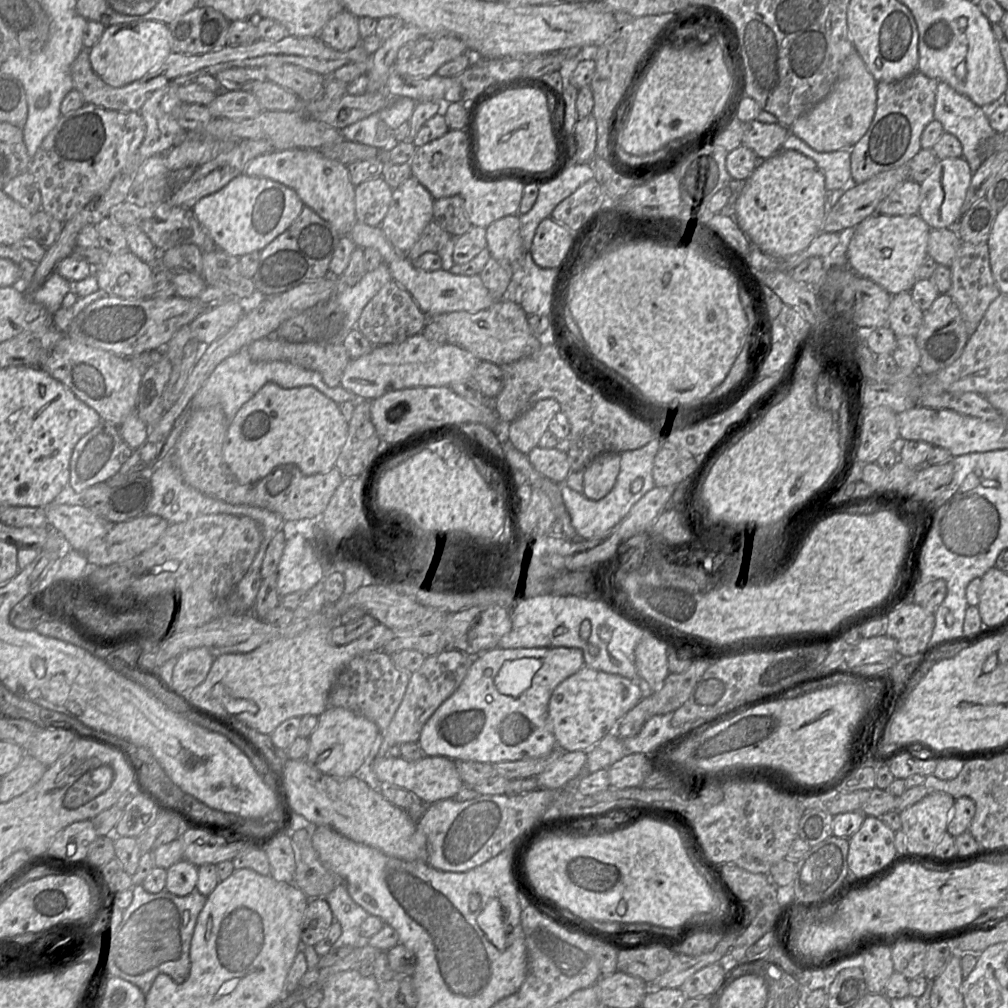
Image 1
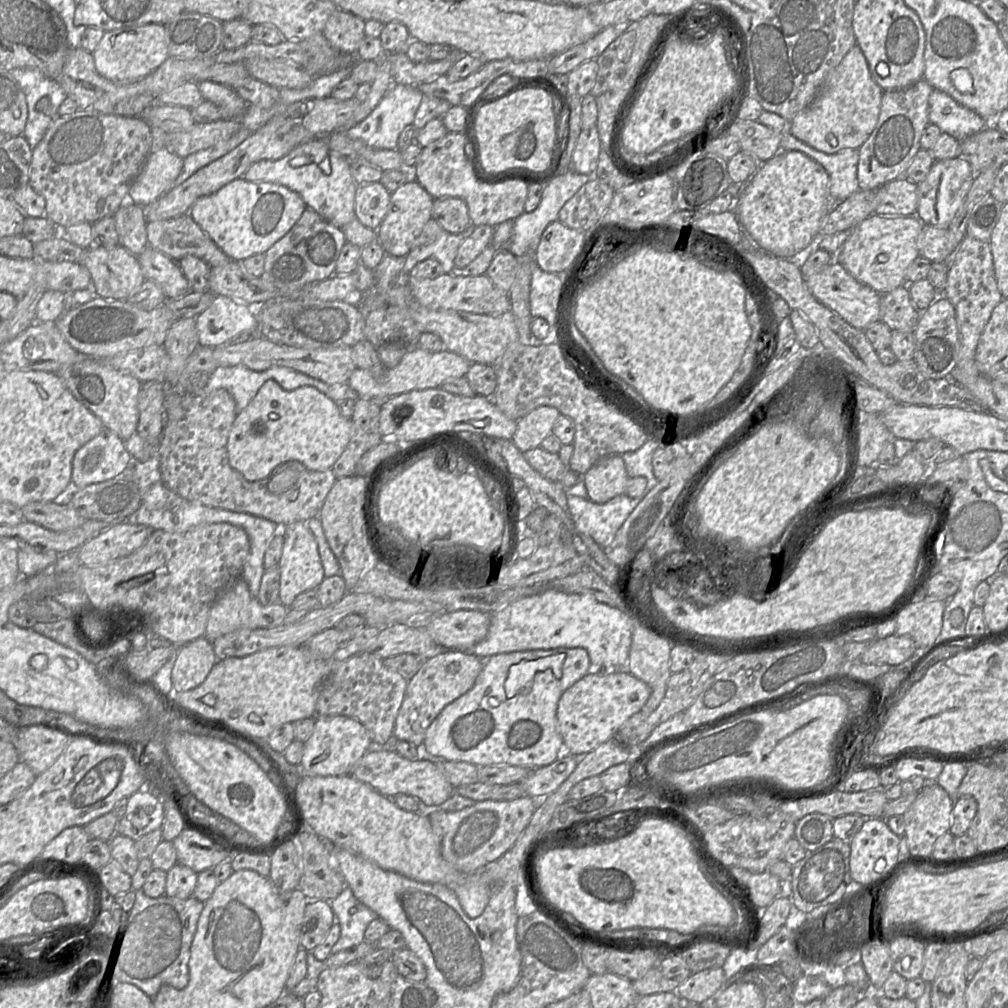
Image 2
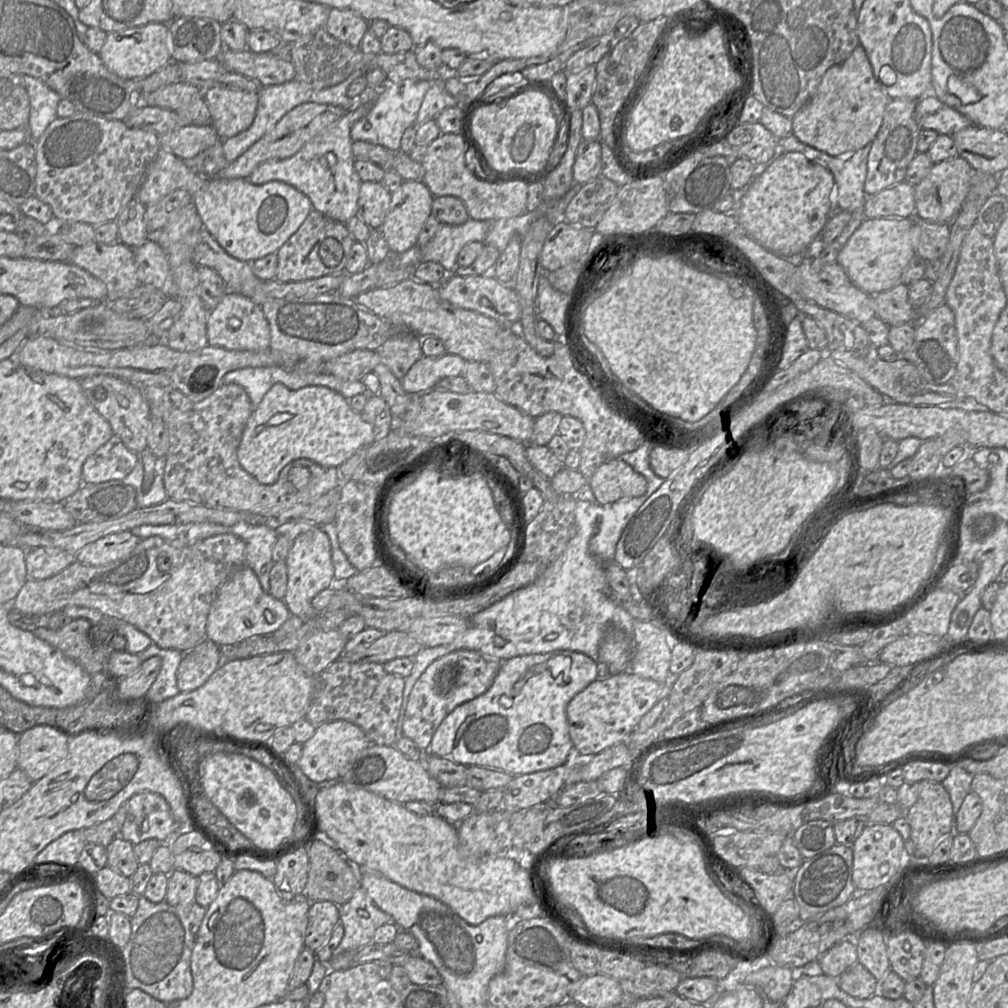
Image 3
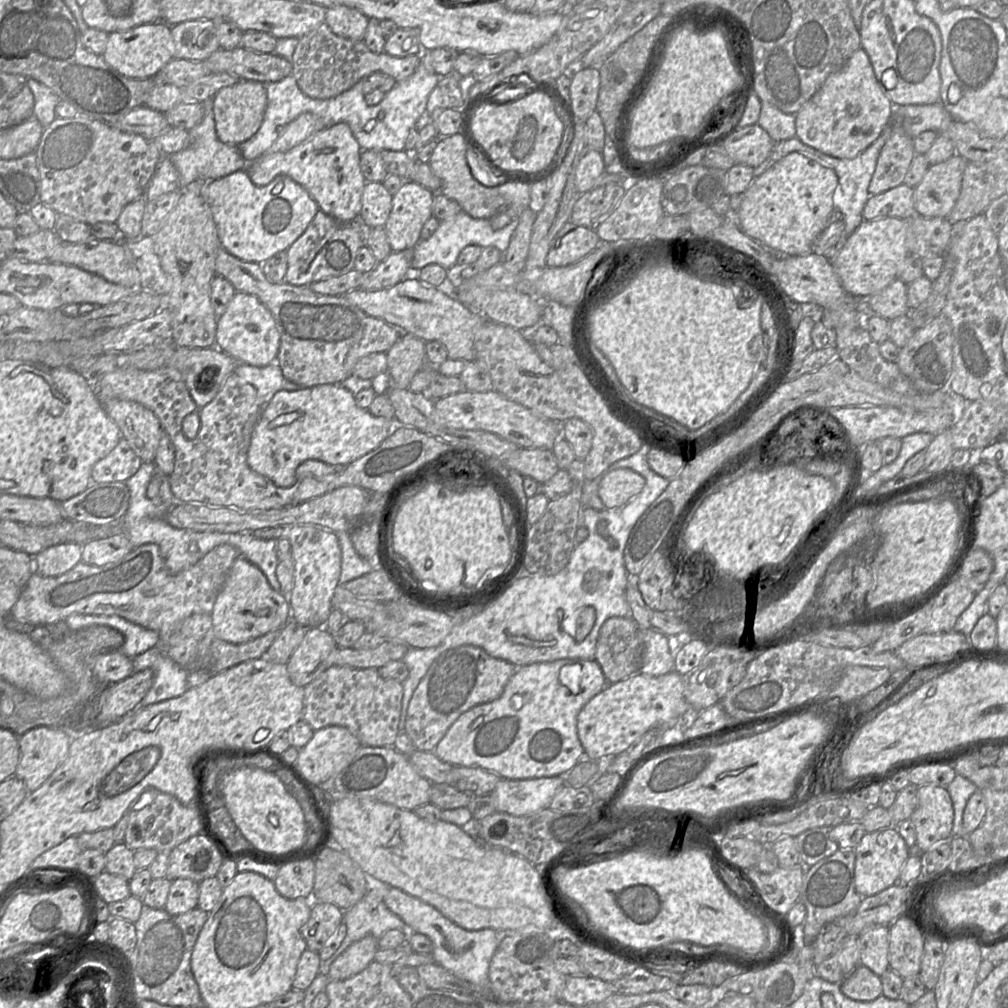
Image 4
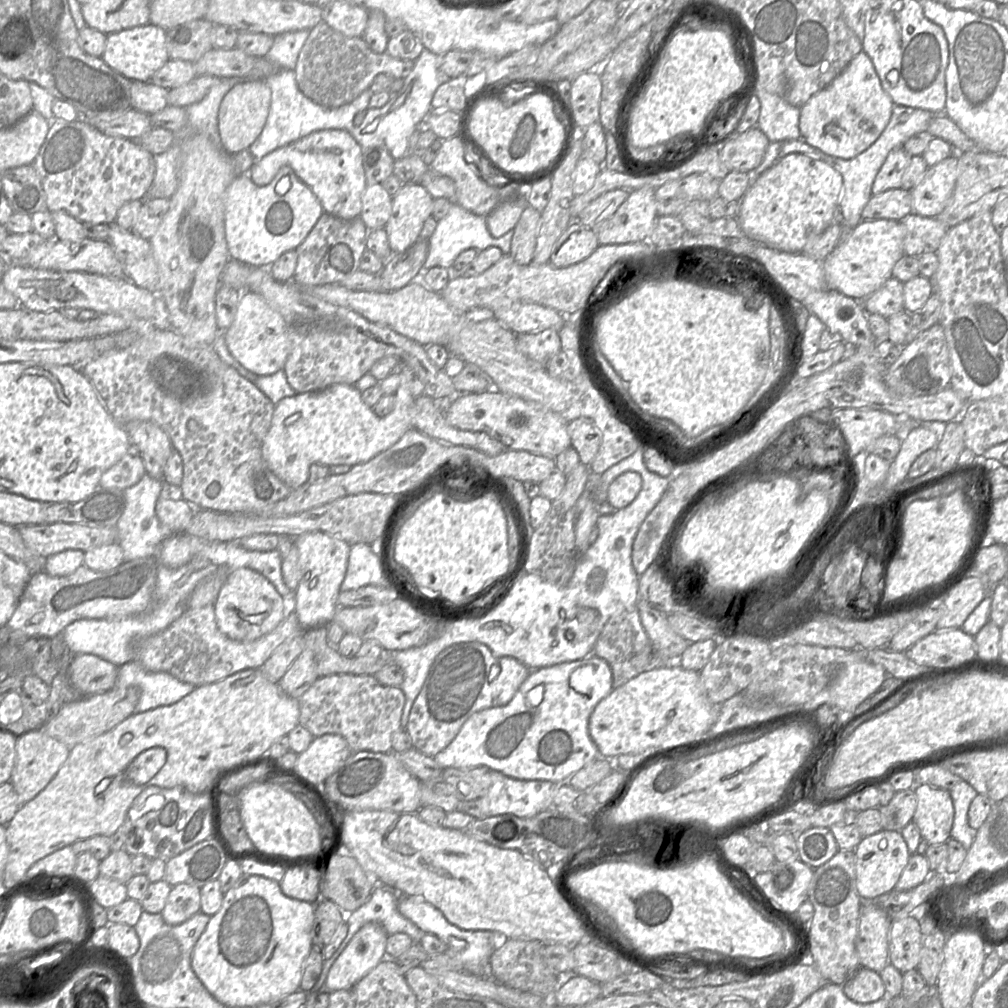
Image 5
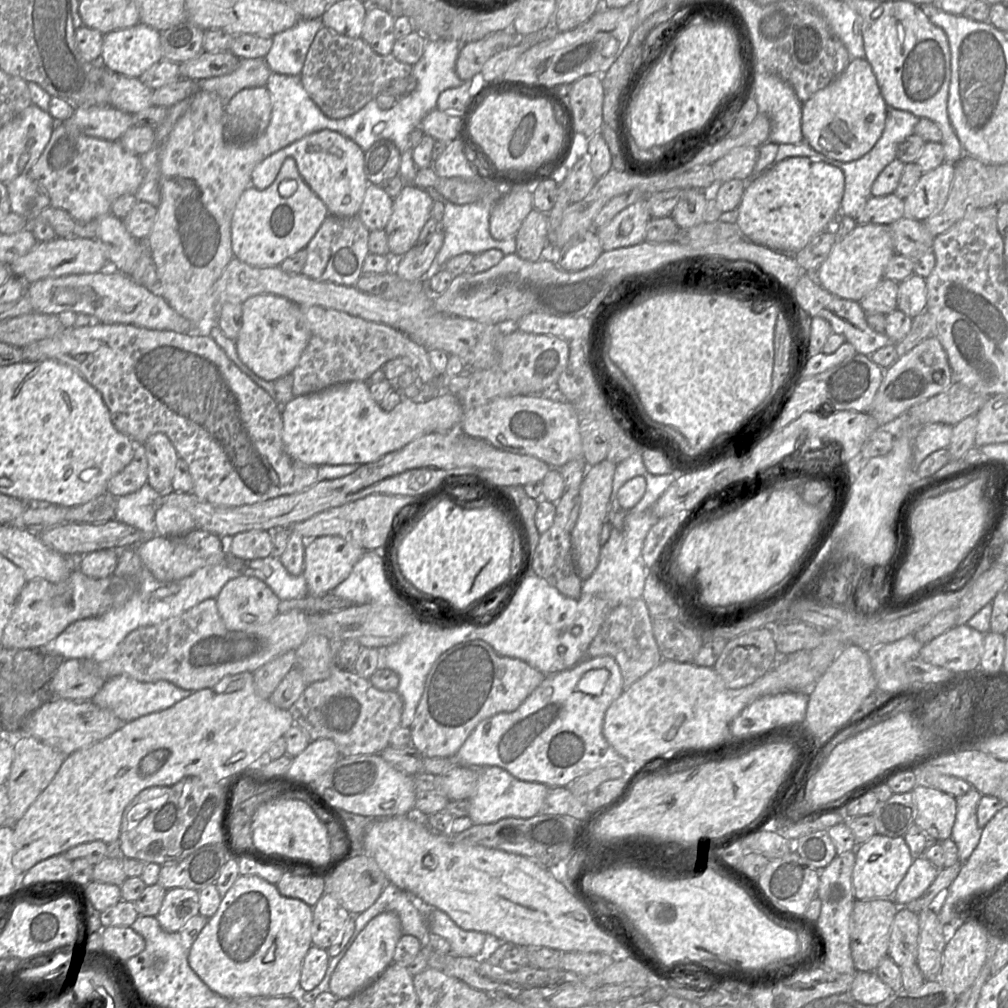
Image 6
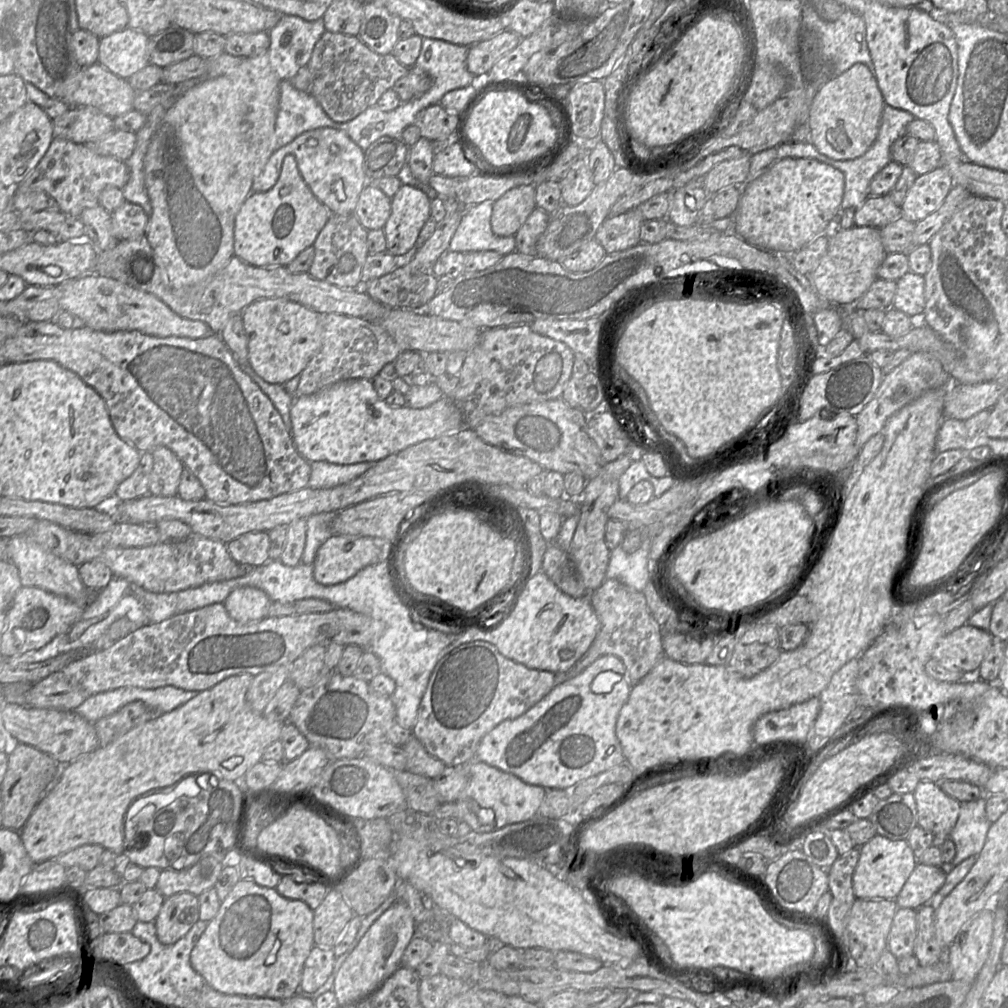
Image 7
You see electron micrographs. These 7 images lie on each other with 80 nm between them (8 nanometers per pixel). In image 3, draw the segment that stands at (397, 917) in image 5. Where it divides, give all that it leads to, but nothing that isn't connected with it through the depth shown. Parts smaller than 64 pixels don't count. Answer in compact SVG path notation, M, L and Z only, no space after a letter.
M361 887L348 902L339 906L339 916L344 935L333 951L332 958L337 958L344 951L355 950L373 942L378 927L393 923L392 917L378 908Z

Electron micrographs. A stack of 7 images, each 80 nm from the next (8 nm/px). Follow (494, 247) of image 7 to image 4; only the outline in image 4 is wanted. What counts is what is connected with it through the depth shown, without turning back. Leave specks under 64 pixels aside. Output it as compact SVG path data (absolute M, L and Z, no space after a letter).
M462 210L453 217L440 221L440 225L433 235L427 240L420 240L413 248L412 272L418 272L429 264L439 264L450 270L452 274L455 274L458 256L468 245L477 245L481 248L493 246L504 253L510 244L511 237L517 225L518 219L512 219L502 229L494 230L491 226L490 219L473 218Z

